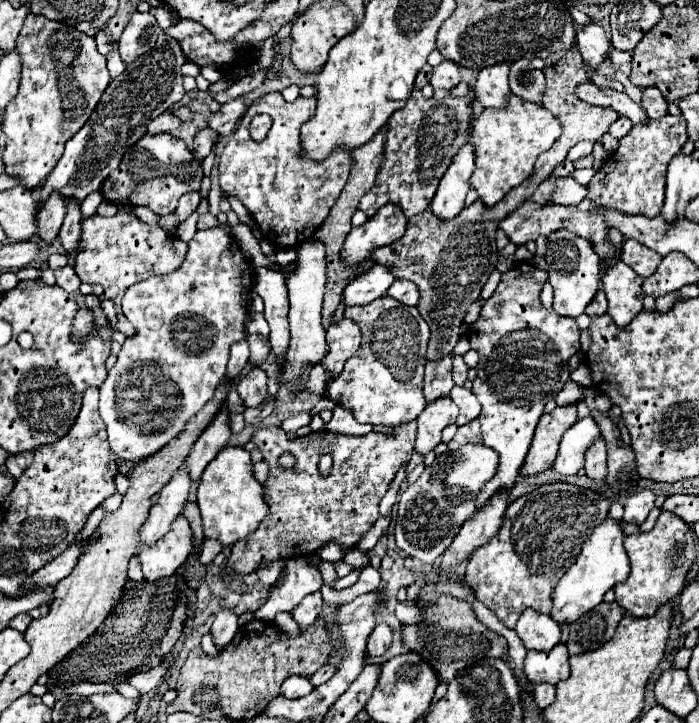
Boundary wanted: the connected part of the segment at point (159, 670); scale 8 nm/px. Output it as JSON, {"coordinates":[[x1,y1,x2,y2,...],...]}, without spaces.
{"coordinates":[[172,652,166,655,163,664,144,673,137,672,136,674,132,674,127,682,132,687,136,688,141,694,148,693,151,689,155,688,156,685,159,685,170,664,173,662,173,656,171,653]]}

